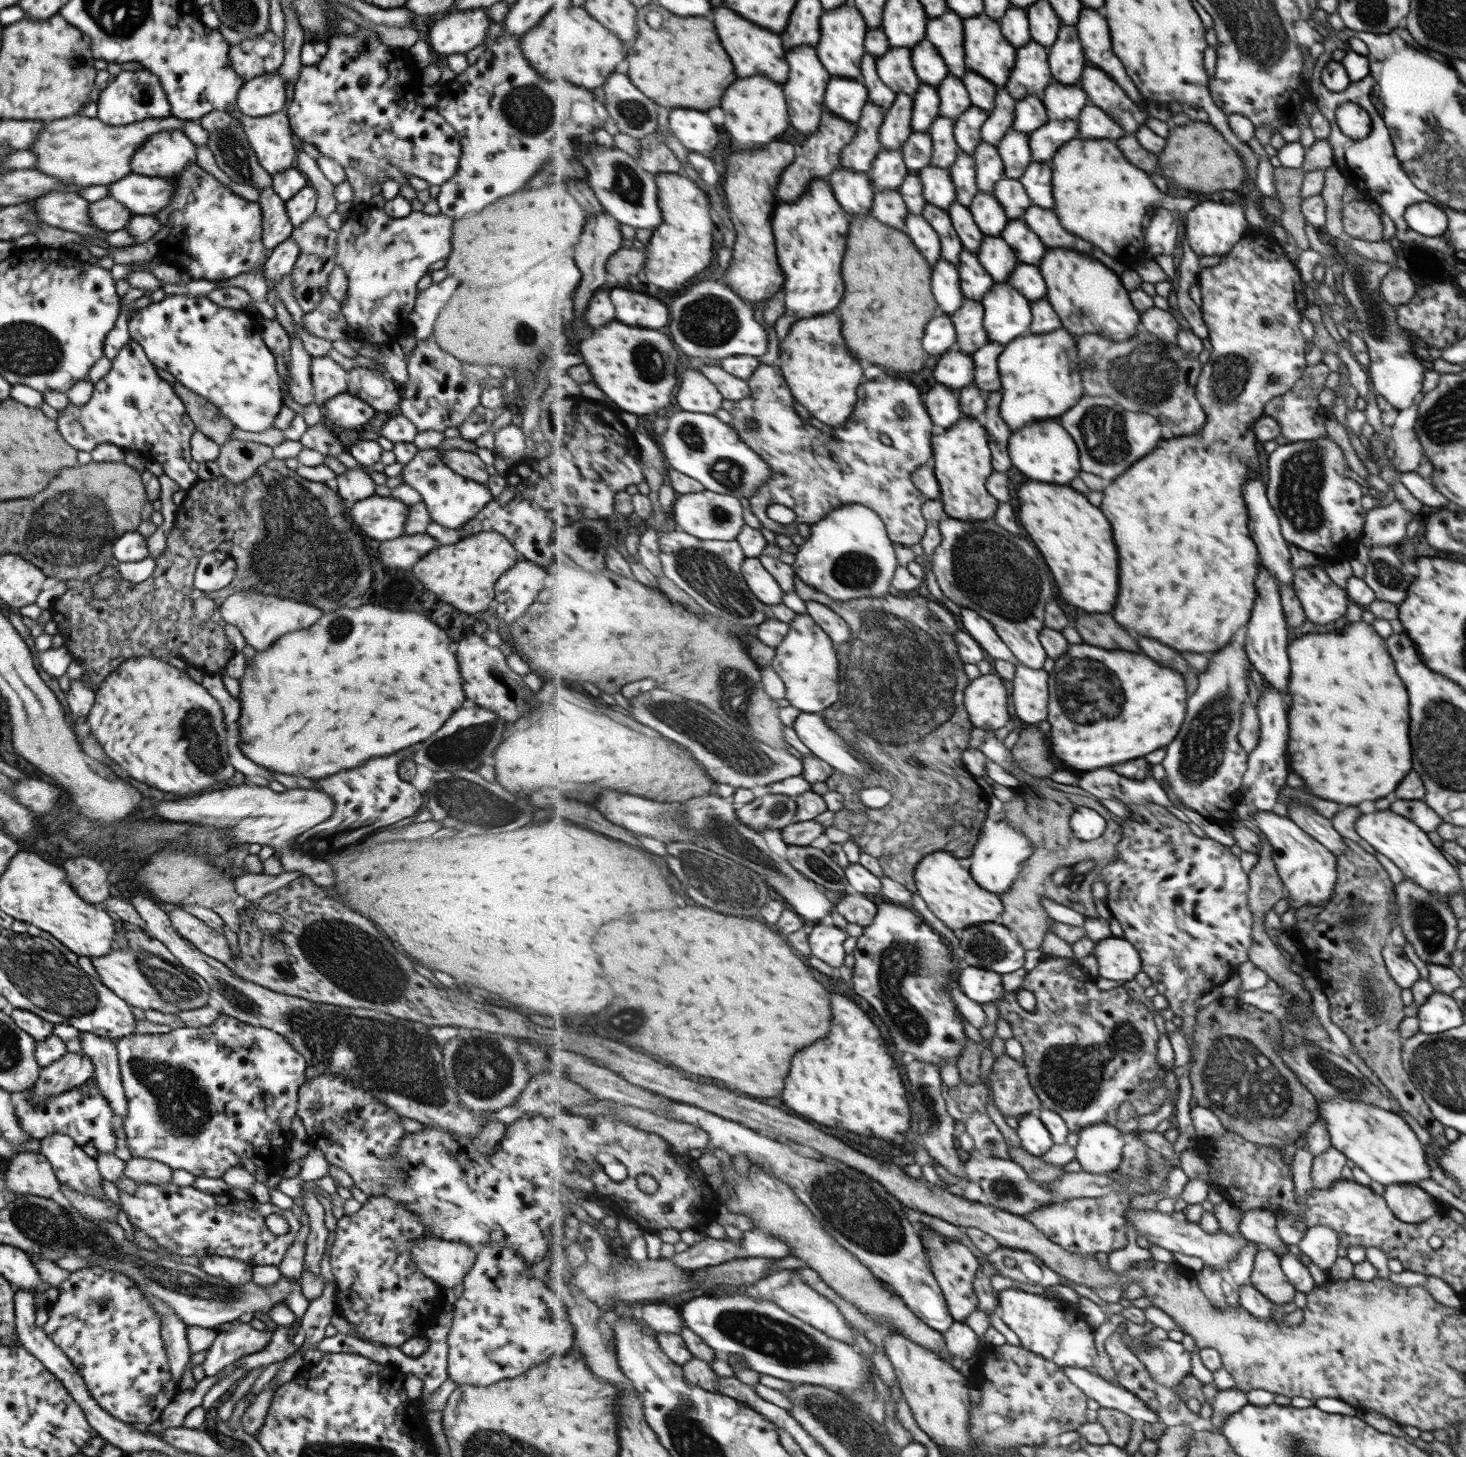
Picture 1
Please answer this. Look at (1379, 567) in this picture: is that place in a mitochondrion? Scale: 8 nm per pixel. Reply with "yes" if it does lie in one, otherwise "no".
yes

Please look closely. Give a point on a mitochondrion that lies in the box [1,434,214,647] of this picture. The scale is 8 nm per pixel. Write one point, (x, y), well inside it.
(69, 531)

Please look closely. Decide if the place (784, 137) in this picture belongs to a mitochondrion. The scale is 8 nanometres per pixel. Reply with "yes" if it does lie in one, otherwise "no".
no

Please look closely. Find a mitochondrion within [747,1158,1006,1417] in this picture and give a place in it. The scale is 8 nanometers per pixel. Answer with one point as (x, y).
(847, 1204)

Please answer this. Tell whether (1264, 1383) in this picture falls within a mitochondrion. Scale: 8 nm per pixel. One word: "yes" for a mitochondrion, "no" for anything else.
no

